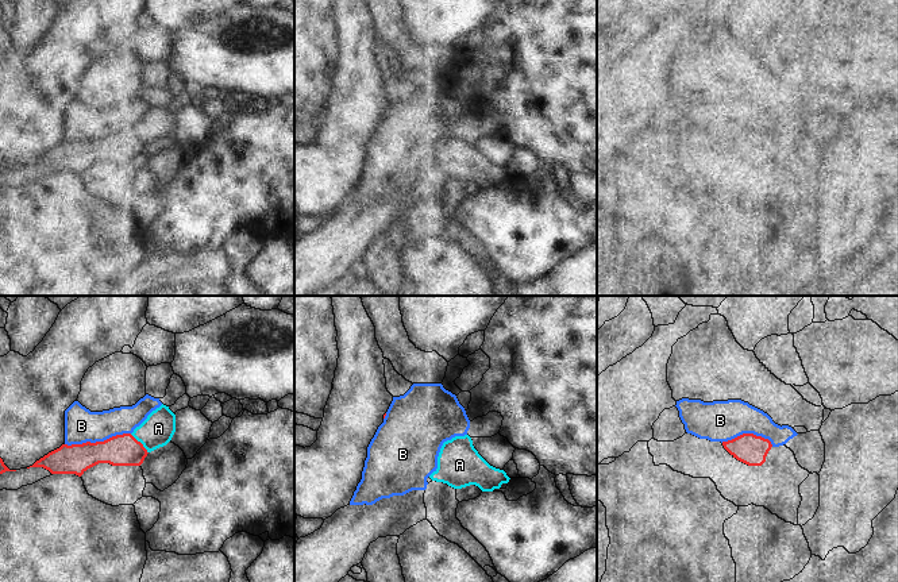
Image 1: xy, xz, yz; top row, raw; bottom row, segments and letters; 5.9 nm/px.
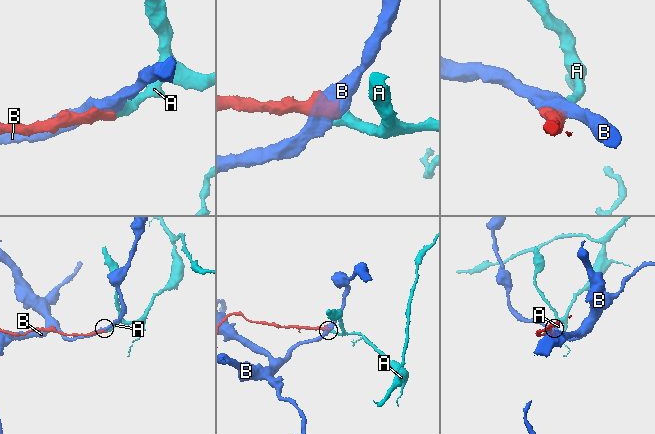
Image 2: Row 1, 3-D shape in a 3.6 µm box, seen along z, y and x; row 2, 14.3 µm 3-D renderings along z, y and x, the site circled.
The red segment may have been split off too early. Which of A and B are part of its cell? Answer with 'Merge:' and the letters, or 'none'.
Merge: A

